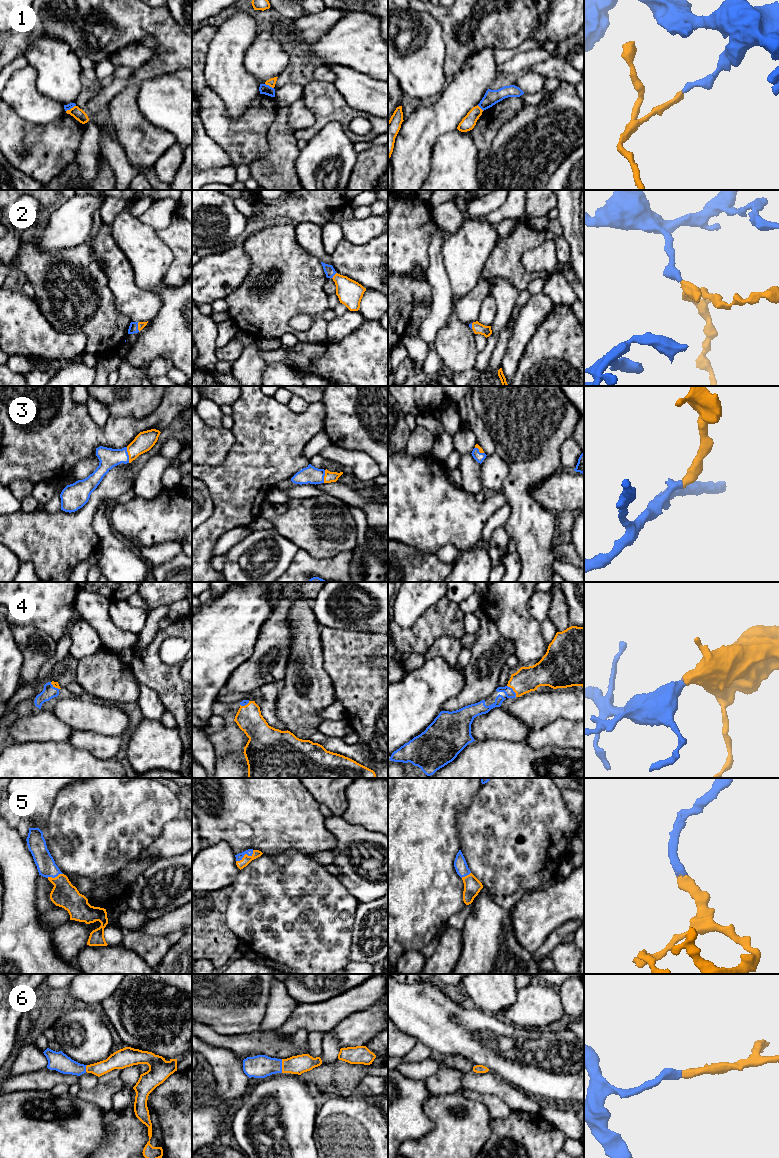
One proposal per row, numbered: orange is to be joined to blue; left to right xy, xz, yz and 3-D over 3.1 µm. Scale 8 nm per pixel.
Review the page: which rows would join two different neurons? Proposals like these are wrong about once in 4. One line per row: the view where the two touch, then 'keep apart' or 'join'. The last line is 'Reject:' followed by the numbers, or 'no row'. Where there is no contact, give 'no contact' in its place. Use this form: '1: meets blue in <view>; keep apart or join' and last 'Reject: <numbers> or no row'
1: meets blue in xz; keep apart
2: meets blue in xy; join
3: meets blue in xy; join
4: meets blue in yz; join
5: meets blue in xz; join
6: meets blue in xz; join
Reject: 1

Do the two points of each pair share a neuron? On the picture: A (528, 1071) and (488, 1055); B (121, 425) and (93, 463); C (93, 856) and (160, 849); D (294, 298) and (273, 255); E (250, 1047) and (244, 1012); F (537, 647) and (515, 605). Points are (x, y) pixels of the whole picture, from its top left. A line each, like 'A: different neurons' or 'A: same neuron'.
A: same neuron
B: different neurons
C: different neurons
D: same neuron
E: different neurons
F: same neuron

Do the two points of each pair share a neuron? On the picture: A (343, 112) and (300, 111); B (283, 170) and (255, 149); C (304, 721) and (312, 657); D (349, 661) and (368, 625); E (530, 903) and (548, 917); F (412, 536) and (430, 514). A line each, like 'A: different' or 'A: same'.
A: different
B: different
C: same
D: different
E: same
F: same

